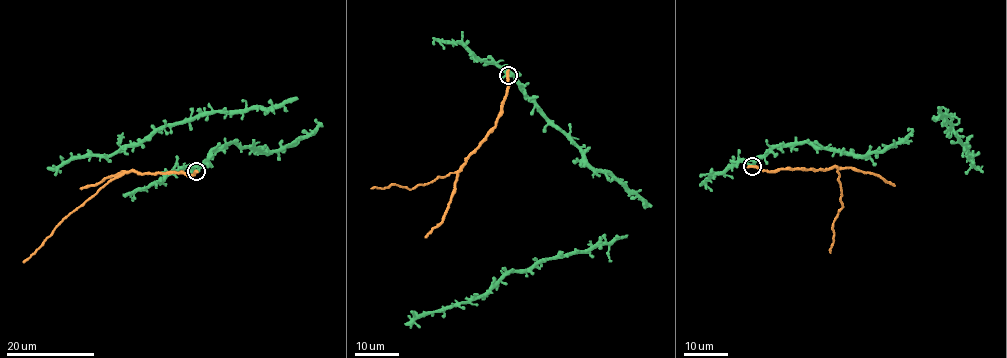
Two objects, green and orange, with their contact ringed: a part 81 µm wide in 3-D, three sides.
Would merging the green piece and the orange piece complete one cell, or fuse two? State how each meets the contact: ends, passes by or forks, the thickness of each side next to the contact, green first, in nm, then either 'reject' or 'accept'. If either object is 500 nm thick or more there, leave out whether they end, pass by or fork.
calibres 240 and 500 nm; reject

